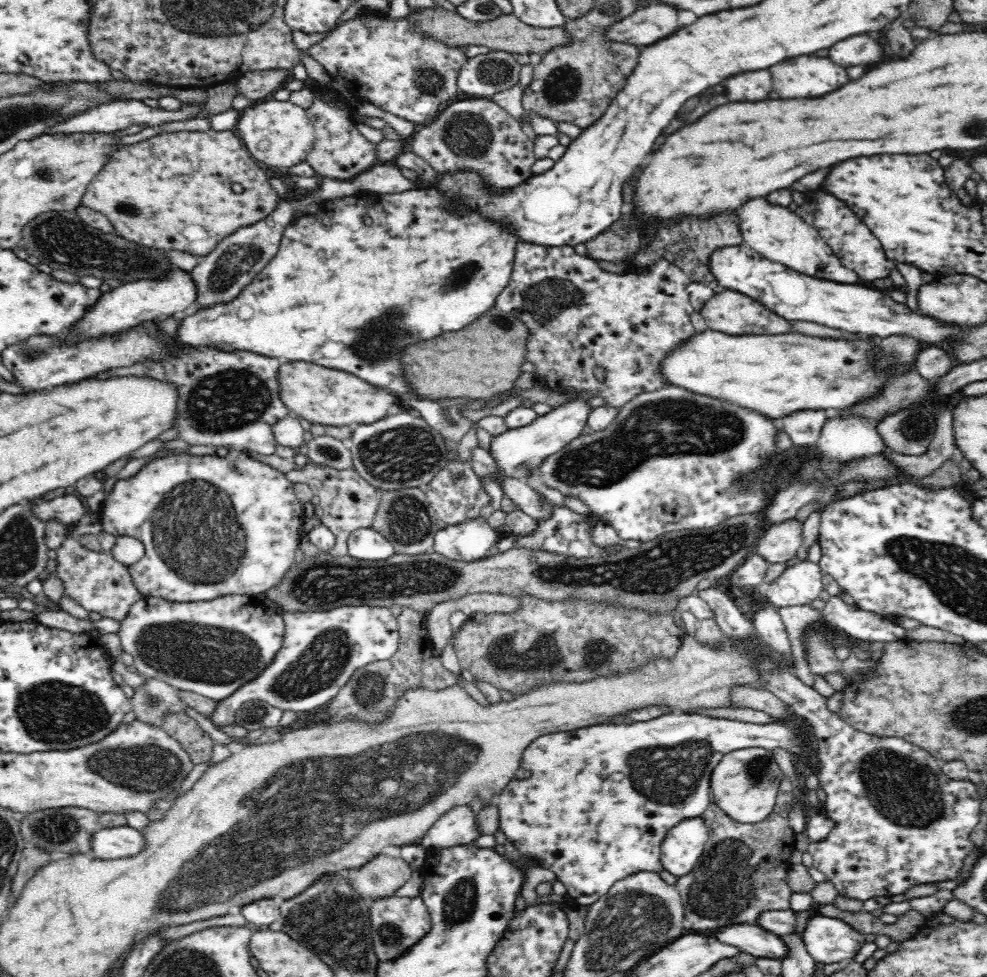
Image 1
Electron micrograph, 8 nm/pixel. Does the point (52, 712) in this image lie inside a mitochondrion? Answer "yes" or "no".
yes

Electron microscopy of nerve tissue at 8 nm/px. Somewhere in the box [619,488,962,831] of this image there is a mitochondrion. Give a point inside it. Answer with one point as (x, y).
(907, 789)

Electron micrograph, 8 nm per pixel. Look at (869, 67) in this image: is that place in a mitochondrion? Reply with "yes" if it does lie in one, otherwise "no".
no

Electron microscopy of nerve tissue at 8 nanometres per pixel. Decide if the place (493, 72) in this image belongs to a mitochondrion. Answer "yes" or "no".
yes

